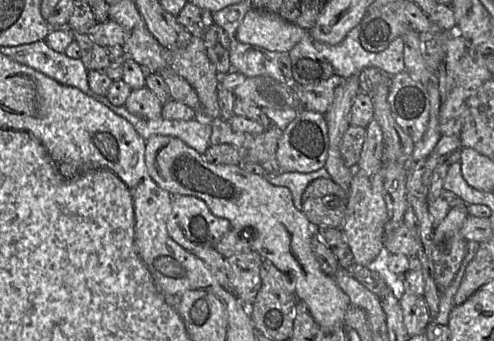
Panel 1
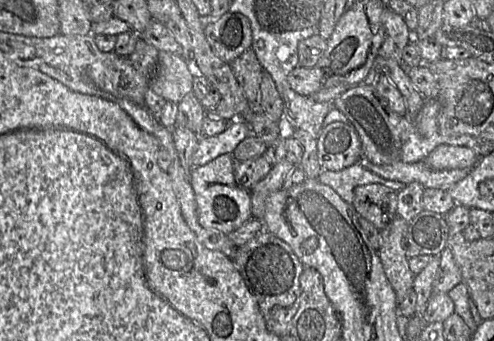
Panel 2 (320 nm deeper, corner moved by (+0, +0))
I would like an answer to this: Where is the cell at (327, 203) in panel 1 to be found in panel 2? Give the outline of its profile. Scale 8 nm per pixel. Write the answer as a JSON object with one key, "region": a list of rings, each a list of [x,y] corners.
{"region":[[[381,184],[358,186],[352,206],[359,217],[382,230],[397,216],[397,192]]]}

